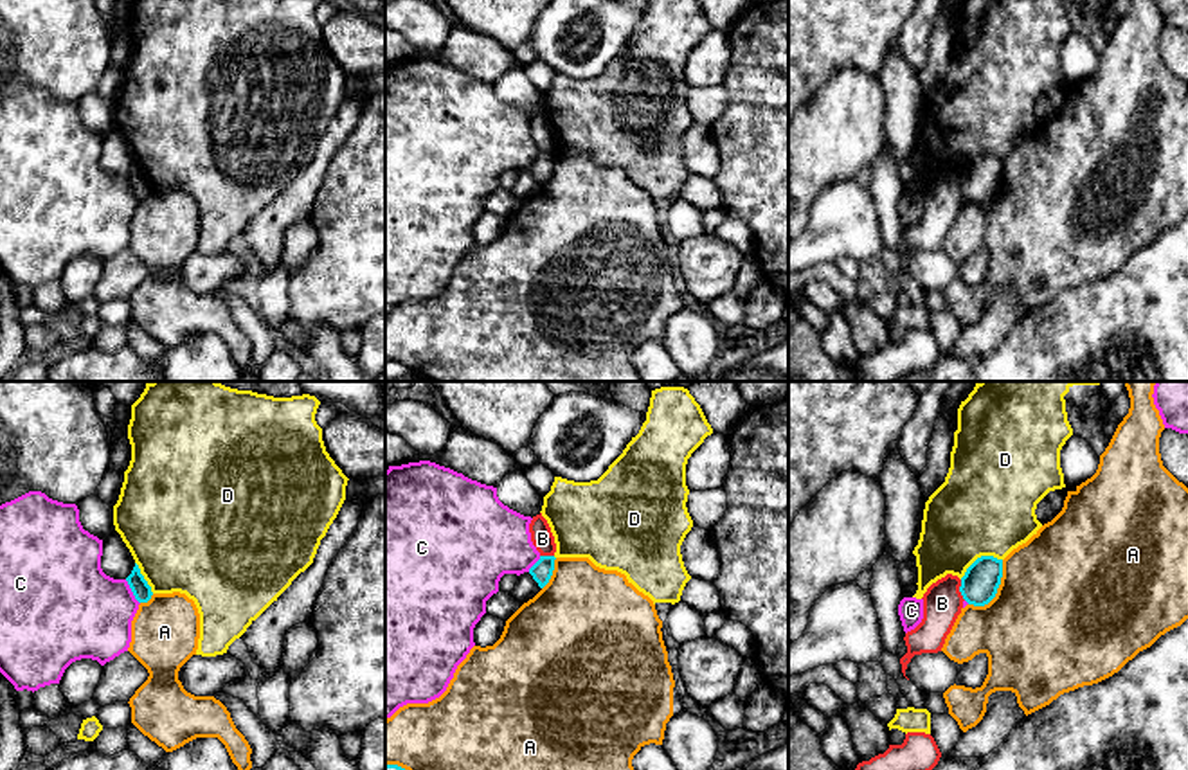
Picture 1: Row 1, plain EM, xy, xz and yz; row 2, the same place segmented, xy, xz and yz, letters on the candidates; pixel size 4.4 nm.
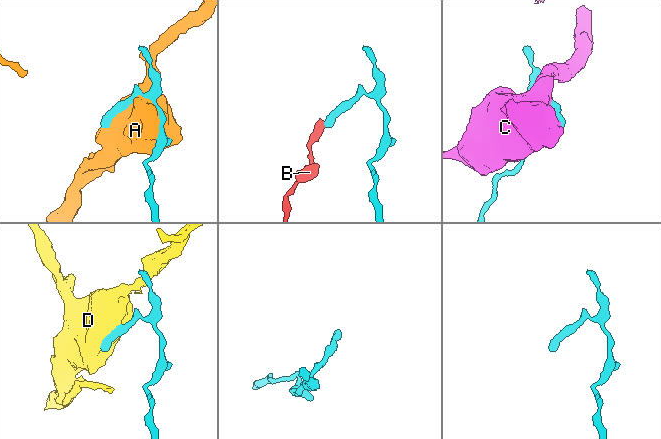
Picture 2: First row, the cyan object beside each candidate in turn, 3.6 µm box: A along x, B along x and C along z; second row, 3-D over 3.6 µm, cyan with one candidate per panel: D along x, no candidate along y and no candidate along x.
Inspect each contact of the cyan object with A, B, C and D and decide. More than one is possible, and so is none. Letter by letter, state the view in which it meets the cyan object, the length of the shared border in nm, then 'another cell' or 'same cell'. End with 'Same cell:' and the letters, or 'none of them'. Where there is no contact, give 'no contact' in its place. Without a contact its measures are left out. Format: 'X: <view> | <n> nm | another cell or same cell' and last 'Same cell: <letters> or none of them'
A: yz | 260 nm | another cell
B: yz | 100 nm | another cell
C: xy | 130 nm | another cell
D: yz | 220 nm | another cell
Same cell: none of them

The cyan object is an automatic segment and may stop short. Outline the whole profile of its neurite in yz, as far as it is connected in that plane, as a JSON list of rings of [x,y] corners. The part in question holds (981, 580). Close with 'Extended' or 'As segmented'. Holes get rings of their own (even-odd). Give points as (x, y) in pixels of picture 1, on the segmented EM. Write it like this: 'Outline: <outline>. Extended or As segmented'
Outline: [[[994,556],[977,558],[961,578],[959,592],[968,604],[988,604],[1001,585],[1003,560]]]. As segmented

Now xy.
Outline: [[[135,563],[131,574],[126,578],[126,581],[139,603],[148,603],[151,599],[151,595],[153,595],[151,586],[140,574],[140,569],[137,563]]]. As segmented

